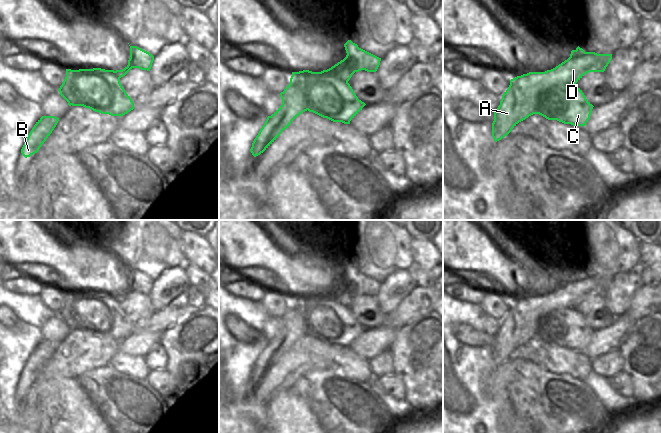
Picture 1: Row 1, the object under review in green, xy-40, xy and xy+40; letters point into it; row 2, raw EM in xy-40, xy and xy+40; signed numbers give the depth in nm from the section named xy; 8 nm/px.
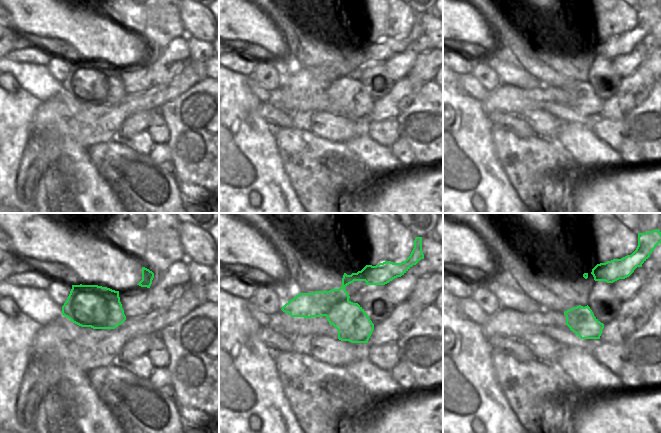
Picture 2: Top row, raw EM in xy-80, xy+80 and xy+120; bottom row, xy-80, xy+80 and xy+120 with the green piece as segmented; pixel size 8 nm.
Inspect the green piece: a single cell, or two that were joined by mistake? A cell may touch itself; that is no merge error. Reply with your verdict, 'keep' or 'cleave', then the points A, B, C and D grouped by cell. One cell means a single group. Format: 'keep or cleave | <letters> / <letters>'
cleave | A B D / C

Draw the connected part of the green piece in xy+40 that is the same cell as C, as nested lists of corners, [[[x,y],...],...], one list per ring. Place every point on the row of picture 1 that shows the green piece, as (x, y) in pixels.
[[[563,84],[543,90],[538,97],[536,114],[573,126],[585,126],[593,105],[576,84]]]

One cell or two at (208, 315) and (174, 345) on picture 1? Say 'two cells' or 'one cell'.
one cell

